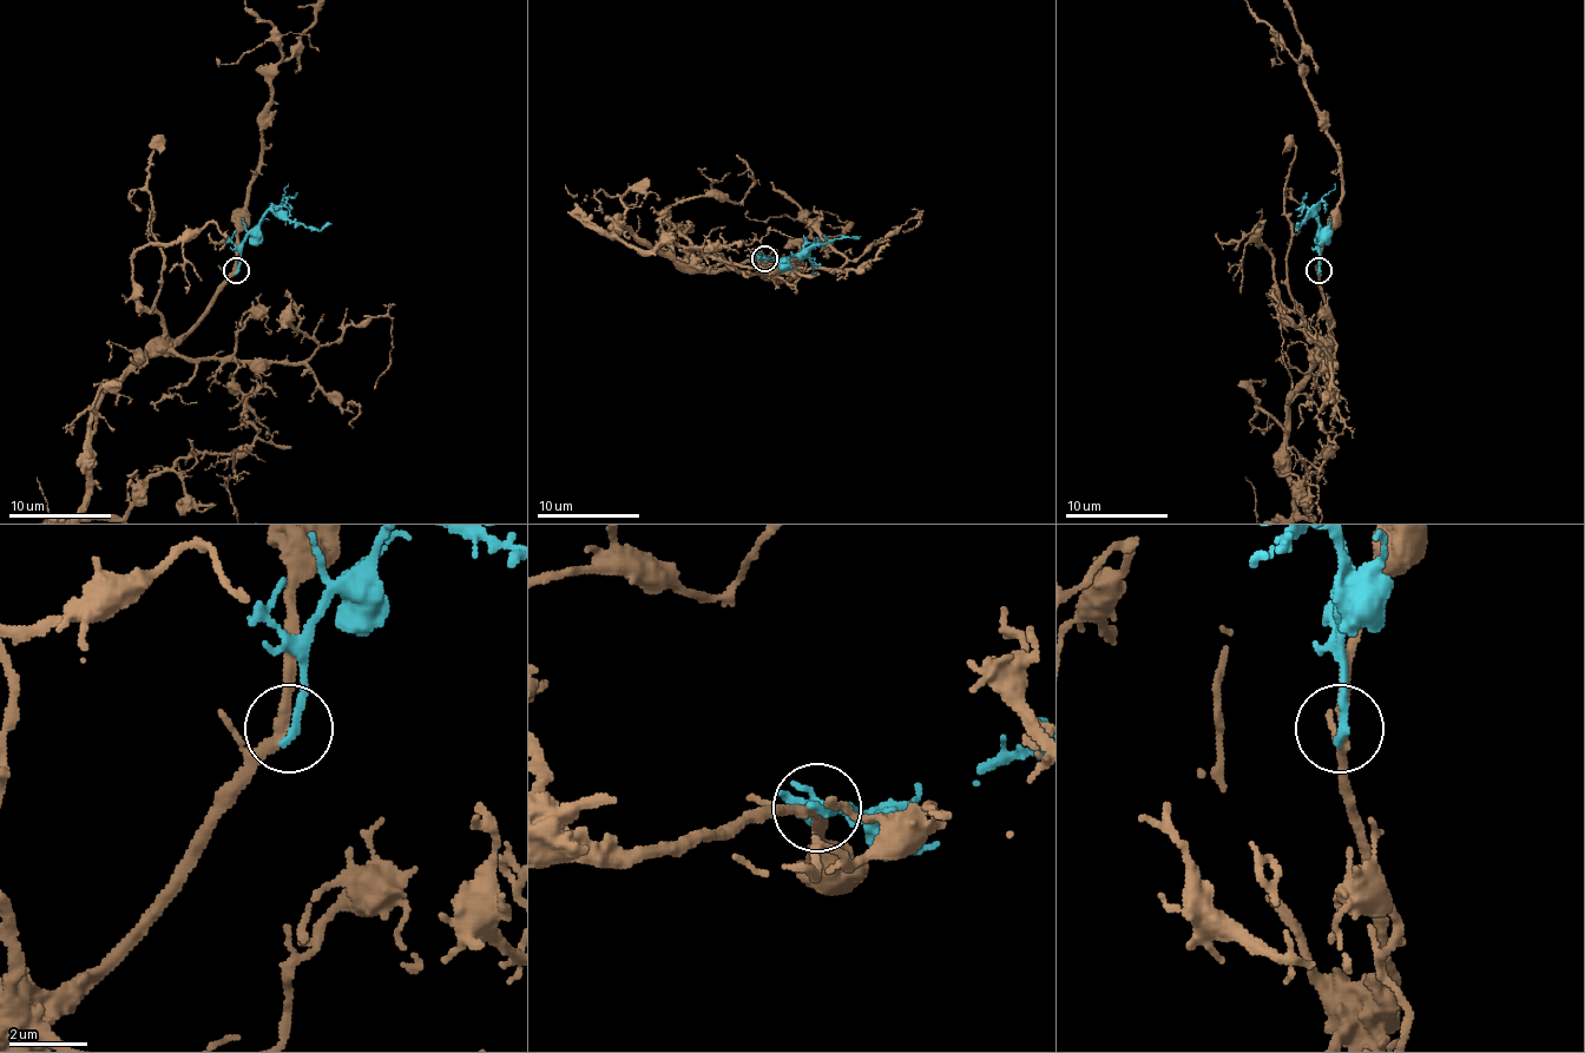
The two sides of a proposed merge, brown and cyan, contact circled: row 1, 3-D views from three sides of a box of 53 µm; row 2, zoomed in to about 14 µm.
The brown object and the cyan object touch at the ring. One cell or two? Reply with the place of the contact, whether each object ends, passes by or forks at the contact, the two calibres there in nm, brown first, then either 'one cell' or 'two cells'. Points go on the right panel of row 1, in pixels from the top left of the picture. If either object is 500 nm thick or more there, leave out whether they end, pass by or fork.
place (1319, 270); brown passes by; cyan ends; calibres 240 and 240 nm; one cell

